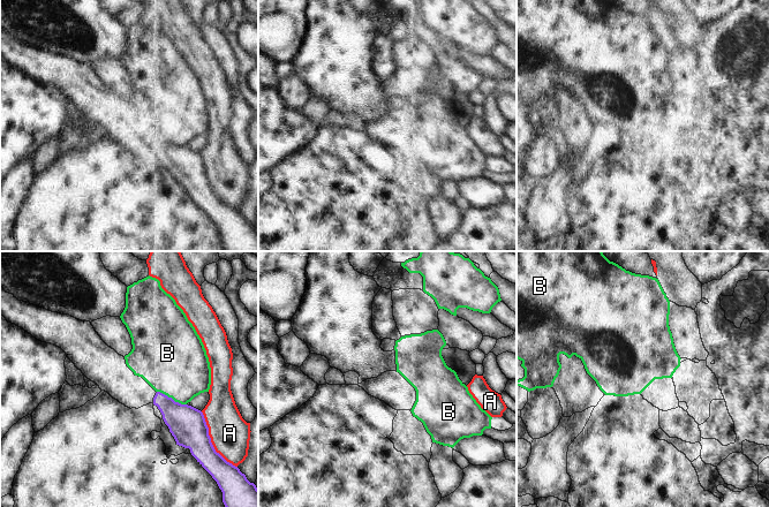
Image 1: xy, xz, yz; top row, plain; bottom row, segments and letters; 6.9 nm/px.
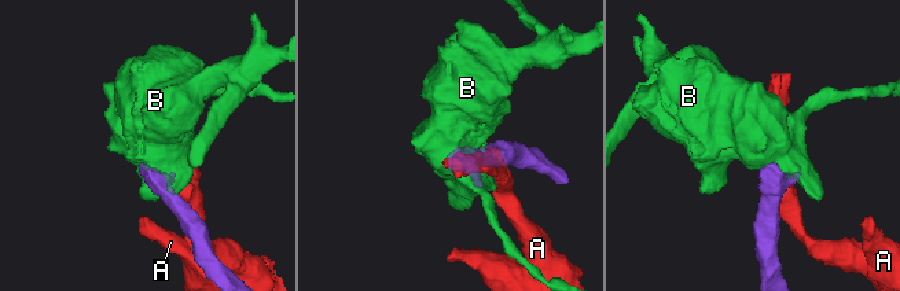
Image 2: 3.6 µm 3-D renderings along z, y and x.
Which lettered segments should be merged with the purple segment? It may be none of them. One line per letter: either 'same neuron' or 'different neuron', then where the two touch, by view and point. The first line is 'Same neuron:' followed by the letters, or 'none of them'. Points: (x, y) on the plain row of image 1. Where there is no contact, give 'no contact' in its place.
Same neuron: none of them
A: different neuron; meets purple in xy at (210, 183)
B: different neuron; meets purple in xy at (171, 140)

